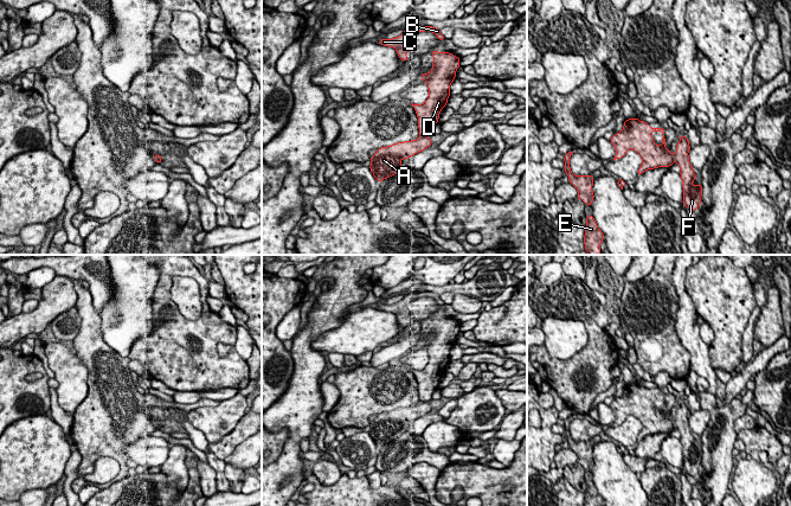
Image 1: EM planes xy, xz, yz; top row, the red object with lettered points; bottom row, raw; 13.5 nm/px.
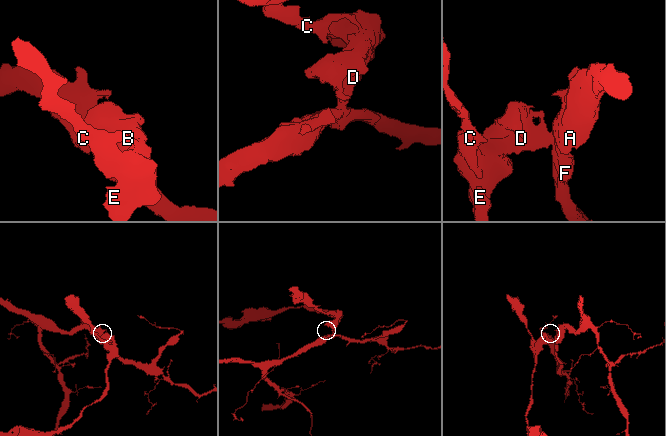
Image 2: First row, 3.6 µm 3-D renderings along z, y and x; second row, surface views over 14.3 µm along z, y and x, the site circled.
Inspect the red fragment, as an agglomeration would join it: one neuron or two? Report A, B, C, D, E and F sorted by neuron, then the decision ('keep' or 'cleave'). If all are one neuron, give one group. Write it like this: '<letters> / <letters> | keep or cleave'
A F / B C D E | cleave

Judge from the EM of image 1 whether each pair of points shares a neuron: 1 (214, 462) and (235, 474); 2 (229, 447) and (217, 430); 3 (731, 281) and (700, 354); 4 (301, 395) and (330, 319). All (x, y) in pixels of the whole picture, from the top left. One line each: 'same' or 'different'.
1: different
2: different
3: different
4: same

